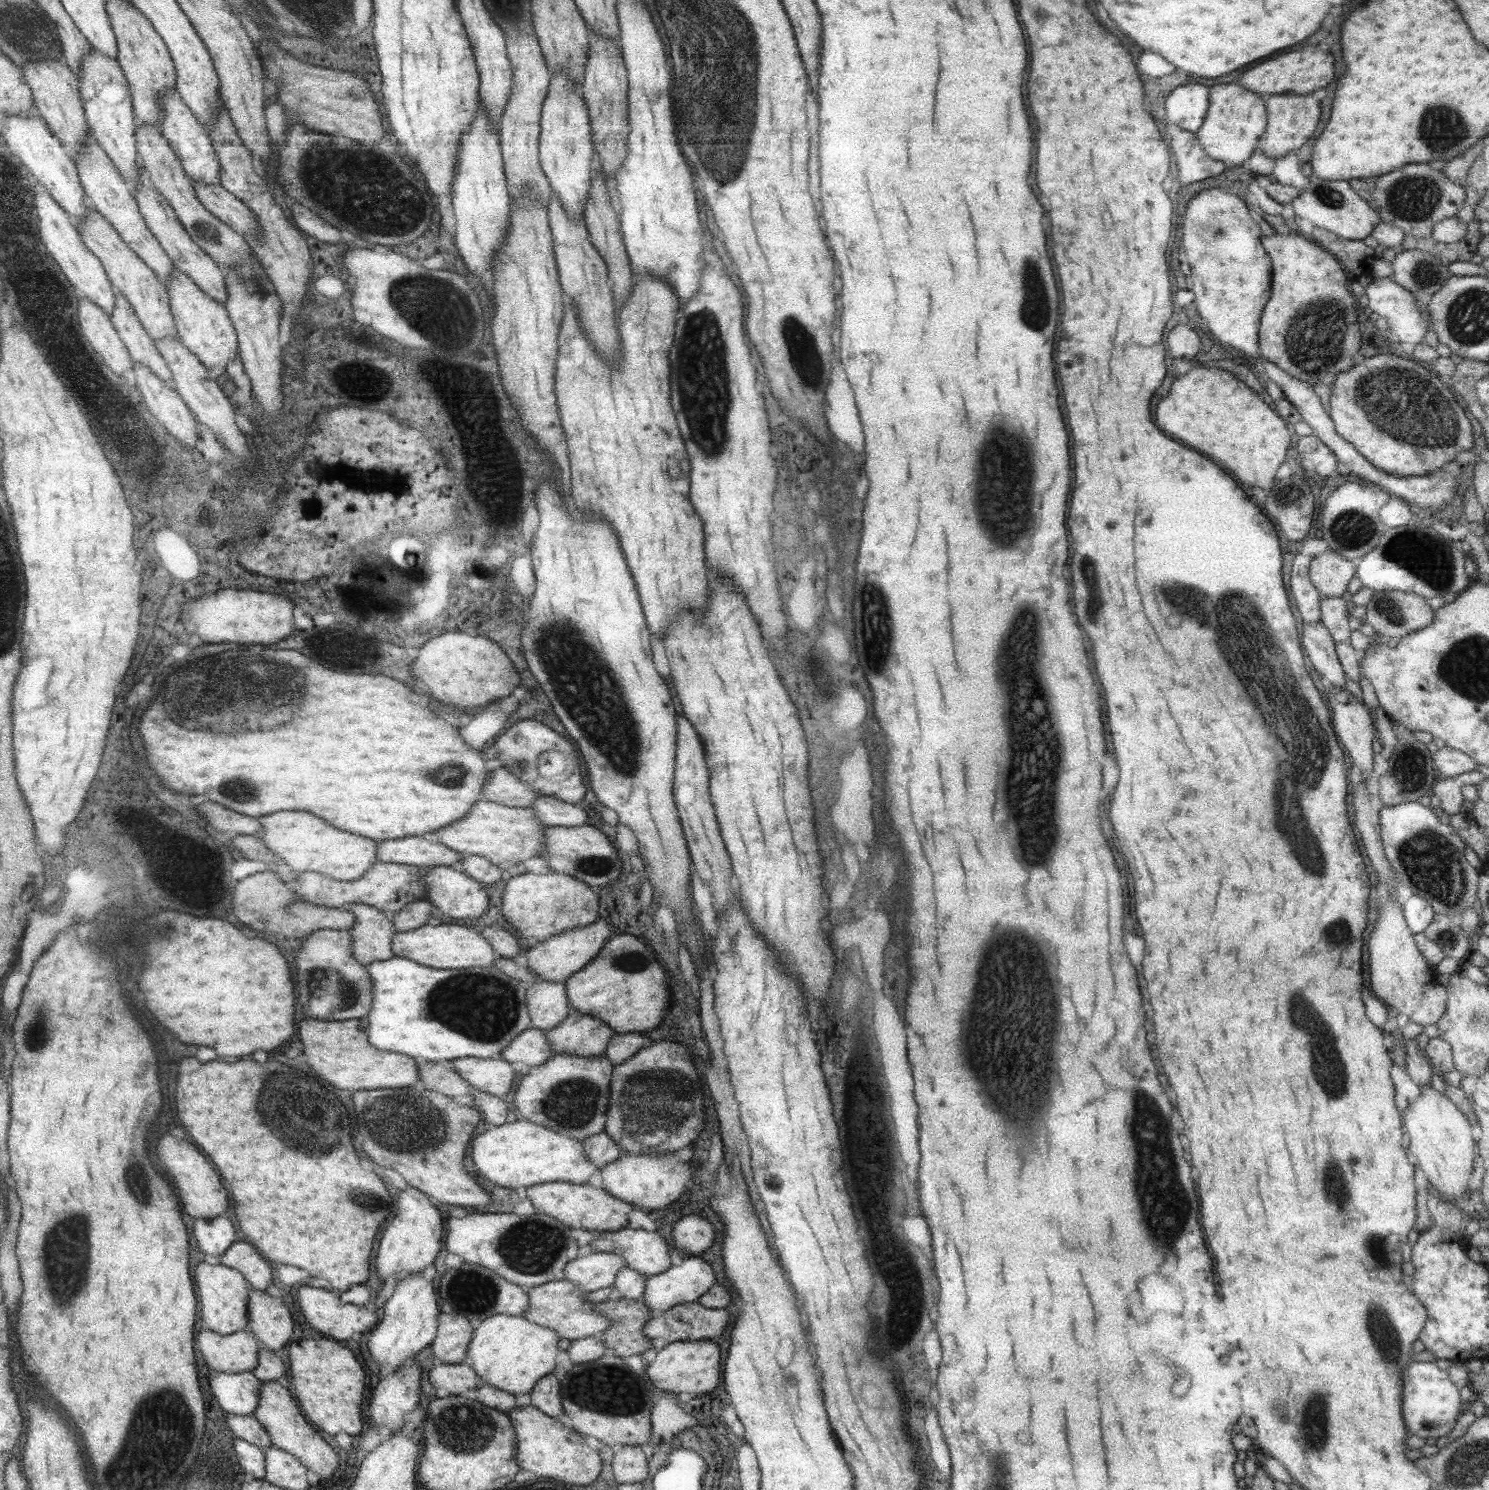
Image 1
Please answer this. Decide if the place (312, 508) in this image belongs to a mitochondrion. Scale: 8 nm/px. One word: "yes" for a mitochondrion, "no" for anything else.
no

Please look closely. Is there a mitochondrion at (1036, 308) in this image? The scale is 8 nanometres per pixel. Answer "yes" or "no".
yes

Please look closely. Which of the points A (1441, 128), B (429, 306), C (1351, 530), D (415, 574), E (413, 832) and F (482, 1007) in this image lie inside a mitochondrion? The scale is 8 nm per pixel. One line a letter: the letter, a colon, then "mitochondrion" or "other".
A: mitochondrion
B: mitochondrion
C: mitochondrion
D: other
E: other
F: mitochondrion

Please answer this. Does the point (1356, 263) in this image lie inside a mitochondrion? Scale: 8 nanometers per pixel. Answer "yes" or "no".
no

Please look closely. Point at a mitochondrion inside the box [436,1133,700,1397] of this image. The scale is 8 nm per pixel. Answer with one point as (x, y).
(530, 1247)

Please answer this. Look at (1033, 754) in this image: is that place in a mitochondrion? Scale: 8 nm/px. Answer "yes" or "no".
yes

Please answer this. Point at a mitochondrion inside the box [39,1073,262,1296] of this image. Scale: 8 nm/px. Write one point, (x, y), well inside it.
(136, 1182)

